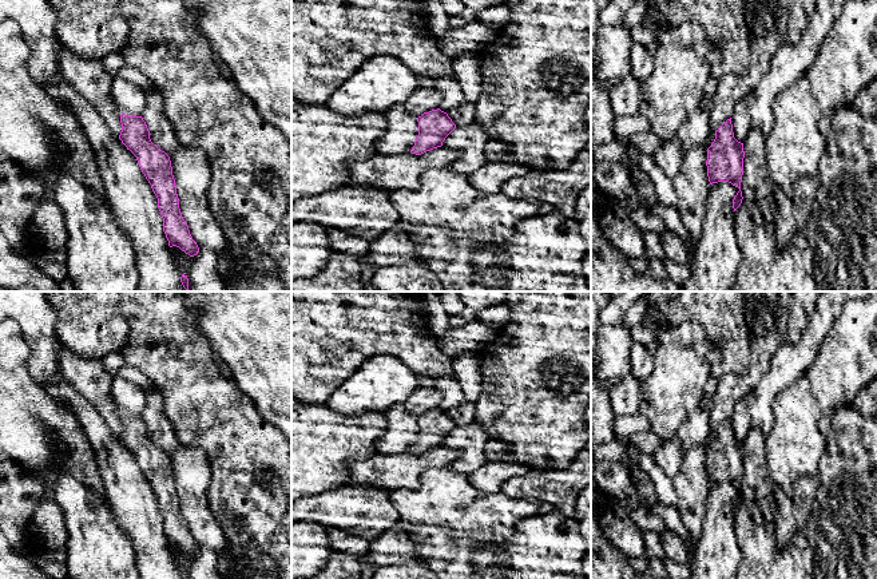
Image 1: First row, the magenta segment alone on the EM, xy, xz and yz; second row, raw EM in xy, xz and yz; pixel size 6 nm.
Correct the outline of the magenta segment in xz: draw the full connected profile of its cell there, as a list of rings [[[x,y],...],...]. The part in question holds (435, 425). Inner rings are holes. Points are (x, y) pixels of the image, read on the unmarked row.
[[[440,408],[424,412],[417,421],[418,435],[410,449],[416,455],[441,447],[445,437],[456,428],[448,413]]]

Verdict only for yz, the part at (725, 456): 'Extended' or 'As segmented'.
As segmented

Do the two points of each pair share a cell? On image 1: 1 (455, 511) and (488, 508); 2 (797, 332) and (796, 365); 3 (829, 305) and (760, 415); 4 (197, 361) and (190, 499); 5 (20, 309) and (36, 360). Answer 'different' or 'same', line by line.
1: same
2: different
3: same
4: different
5: same

